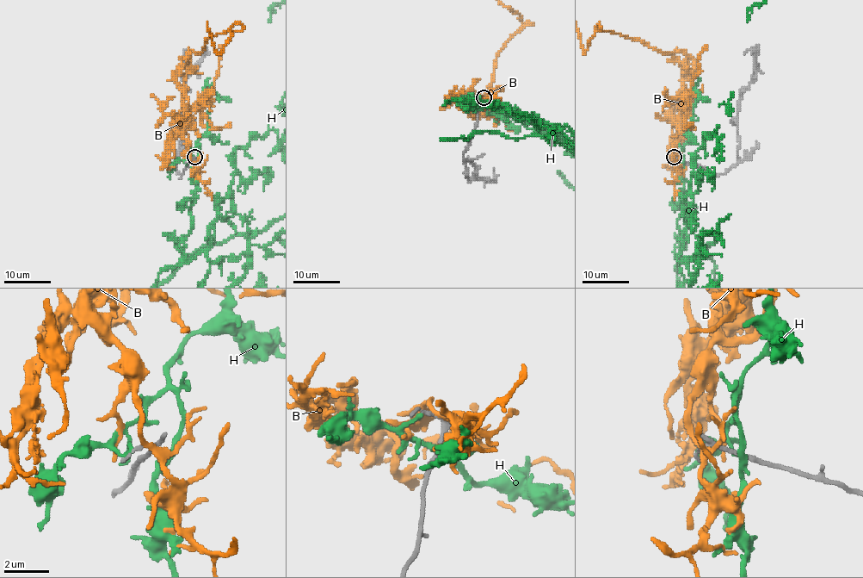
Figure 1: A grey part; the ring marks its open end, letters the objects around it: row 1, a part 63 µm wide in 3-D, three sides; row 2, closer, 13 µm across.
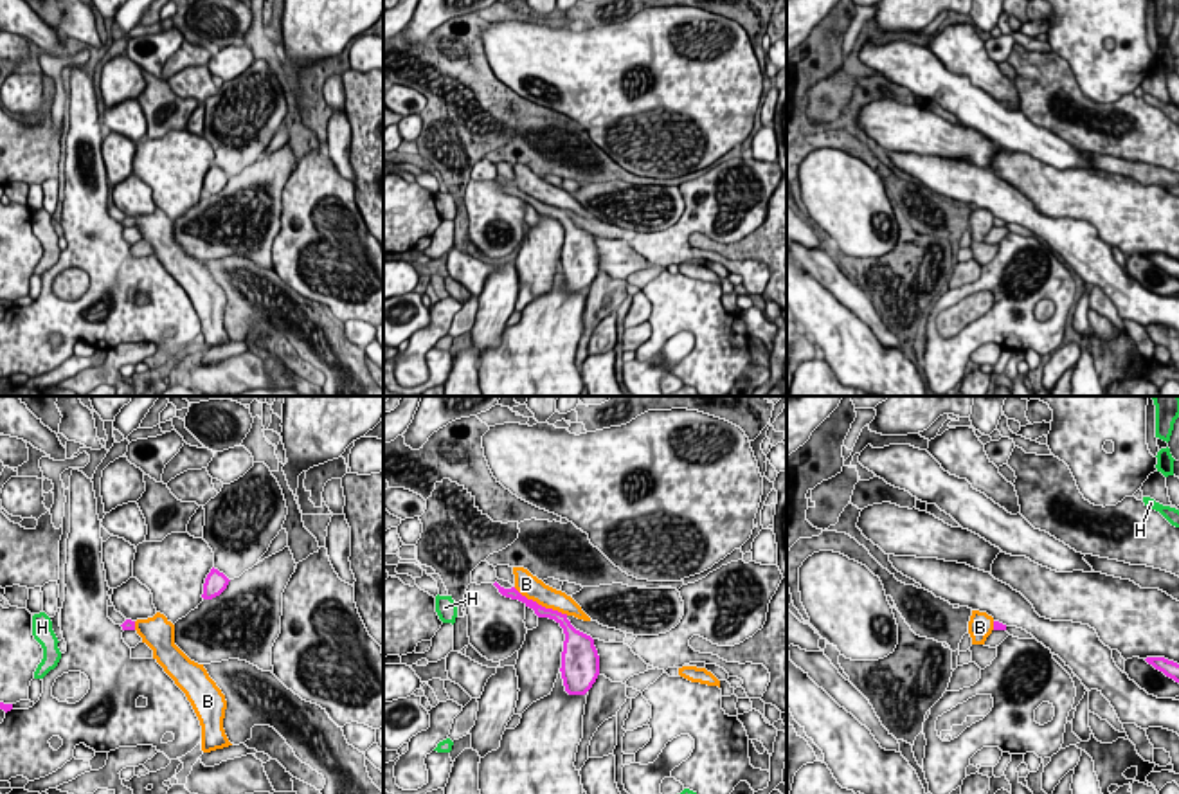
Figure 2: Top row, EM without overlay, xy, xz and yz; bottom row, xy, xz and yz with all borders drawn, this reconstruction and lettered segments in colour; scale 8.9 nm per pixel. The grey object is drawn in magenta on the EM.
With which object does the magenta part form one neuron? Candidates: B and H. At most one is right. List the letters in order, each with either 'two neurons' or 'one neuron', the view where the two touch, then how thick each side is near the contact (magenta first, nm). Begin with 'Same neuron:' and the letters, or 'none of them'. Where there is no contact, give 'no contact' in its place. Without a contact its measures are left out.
Same neuron: none of them
B: two neurons; meets magenta in xz; 100 nm thick on the magenta side, 200 nm on the other
H: two neurons; no contact

